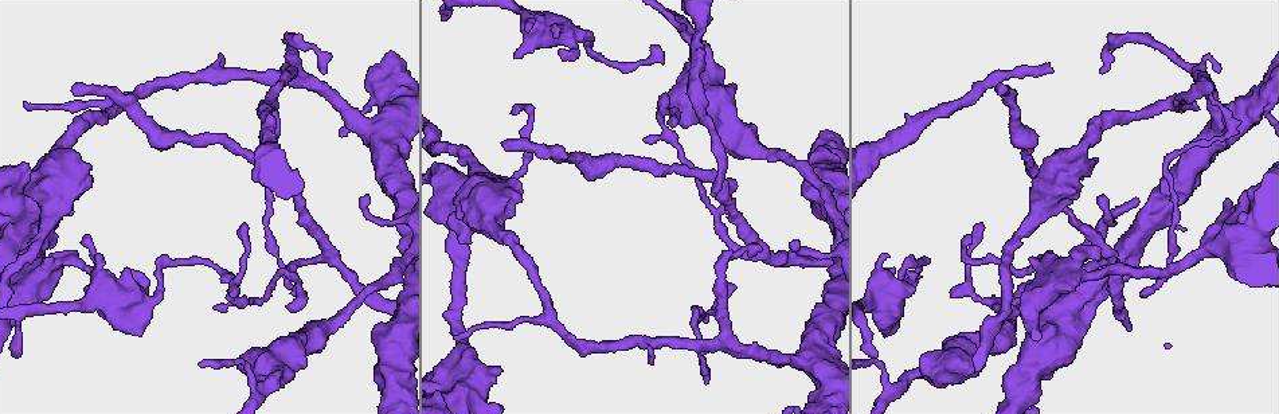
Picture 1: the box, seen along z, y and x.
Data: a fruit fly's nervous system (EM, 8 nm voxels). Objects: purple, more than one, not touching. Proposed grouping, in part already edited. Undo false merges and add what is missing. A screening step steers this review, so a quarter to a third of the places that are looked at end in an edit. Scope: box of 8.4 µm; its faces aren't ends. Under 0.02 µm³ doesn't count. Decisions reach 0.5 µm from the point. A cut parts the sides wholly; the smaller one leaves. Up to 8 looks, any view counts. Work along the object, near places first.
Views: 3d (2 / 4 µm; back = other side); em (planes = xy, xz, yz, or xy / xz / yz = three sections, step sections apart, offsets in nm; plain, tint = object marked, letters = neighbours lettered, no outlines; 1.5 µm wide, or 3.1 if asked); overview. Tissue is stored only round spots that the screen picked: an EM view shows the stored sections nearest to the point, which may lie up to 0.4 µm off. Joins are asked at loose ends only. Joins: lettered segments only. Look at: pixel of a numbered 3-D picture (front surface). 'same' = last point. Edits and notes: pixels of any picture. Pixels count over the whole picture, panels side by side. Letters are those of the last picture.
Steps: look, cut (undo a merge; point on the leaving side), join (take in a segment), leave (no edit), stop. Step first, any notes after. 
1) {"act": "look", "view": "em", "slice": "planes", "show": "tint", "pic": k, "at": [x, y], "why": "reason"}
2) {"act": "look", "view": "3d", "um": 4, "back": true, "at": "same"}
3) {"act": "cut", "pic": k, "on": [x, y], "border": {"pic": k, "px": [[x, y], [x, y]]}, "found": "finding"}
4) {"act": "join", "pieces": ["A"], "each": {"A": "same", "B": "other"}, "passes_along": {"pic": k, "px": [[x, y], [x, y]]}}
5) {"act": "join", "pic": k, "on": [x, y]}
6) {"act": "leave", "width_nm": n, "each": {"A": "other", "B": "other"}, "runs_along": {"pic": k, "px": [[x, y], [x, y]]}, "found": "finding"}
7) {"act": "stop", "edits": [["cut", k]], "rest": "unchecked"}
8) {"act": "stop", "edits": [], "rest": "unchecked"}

{"act": "look", "view": "3d", "um": 2, "pic": 1, "at": [1008, 88], "why": "an open end"}

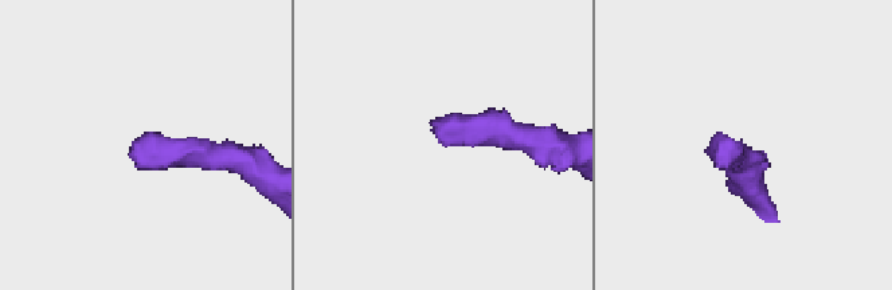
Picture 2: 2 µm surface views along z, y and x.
{"act": "look", "view": "em", "slice": "planes", "show": "letters", "pic": 2, "at": [740, 145]}

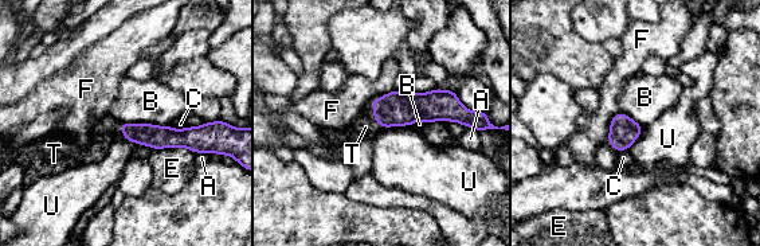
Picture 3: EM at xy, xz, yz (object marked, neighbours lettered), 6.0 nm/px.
{"act": "join", "pieces": ["T"], "each": {"A": "other", "B": "other", "C": "other", "E": "other", "F": "other", "T": "same", "U": "other"}, "found": "it goes on there"}

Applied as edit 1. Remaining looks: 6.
{"act": "look", "view": "em", "slice": "planes", "show": "letters", "pic": 1, "at": [1044, 262], "why": "thick turns thin"}

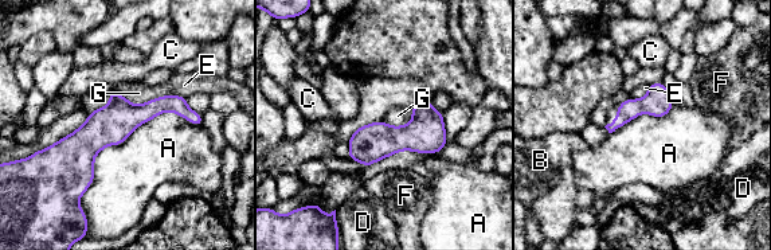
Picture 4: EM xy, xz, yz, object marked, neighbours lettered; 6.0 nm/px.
{"act": "leave", "each": {"A": "other", "B": "other", "C": "other", "D": "other", "E": "other", "F": "other", "G": "other"}, "found": "all the same neuron"}

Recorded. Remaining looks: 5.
{"act": "look", "view": "em", "slice": "planes", "show": "letters", "pic": 1, "at": [281, 68], "why": "end of a long branch"}

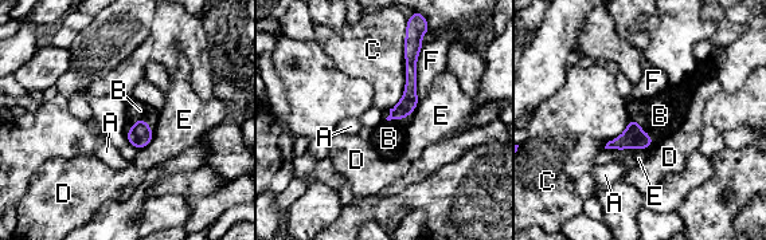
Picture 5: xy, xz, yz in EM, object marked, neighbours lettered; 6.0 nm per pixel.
{"act": "join", "pieces": ["B"], "each": {"A": "other", "B": "same", "C": "other", "D": "other", "E": "other", "F": "other"}, "passes_along": {"pic": 5, "px": [[633, 137], [643, 130], [660, 115]]}, "found": "the neuron continues"}

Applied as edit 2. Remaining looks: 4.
{"act": "stop", "edits": [["join", 3], ["join", 5]], "rest": "unchecked"}

